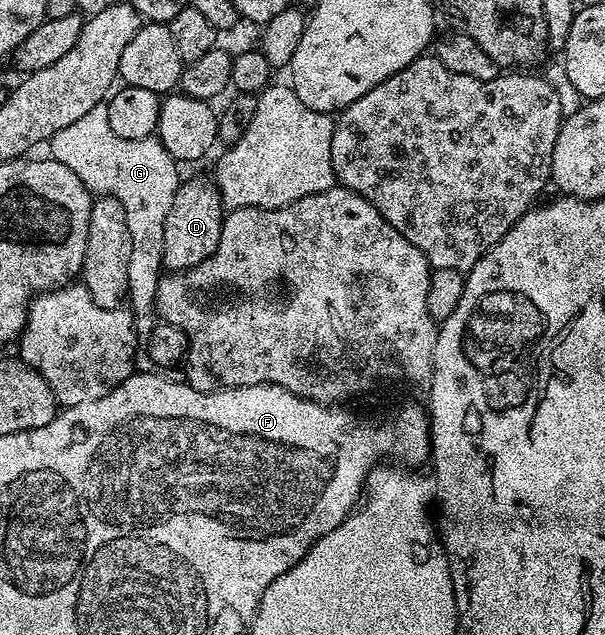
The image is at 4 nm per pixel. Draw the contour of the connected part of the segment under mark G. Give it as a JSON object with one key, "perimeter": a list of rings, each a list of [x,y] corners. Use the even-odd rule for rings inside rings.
{"perimeter":[[[104,104],[58,131],[50,141],[51,157],[66,166],[96,196],[116,198],[125,210],[132,251],[128,258],[127,301],[134,315],[134,329],[139,341],[152,336],[160,323],[157,313],[159,282],[162,277],[164,223],[182,181],[178,162],[168,154],[156,136],[148,139],[124,139],[113,133]]]}

